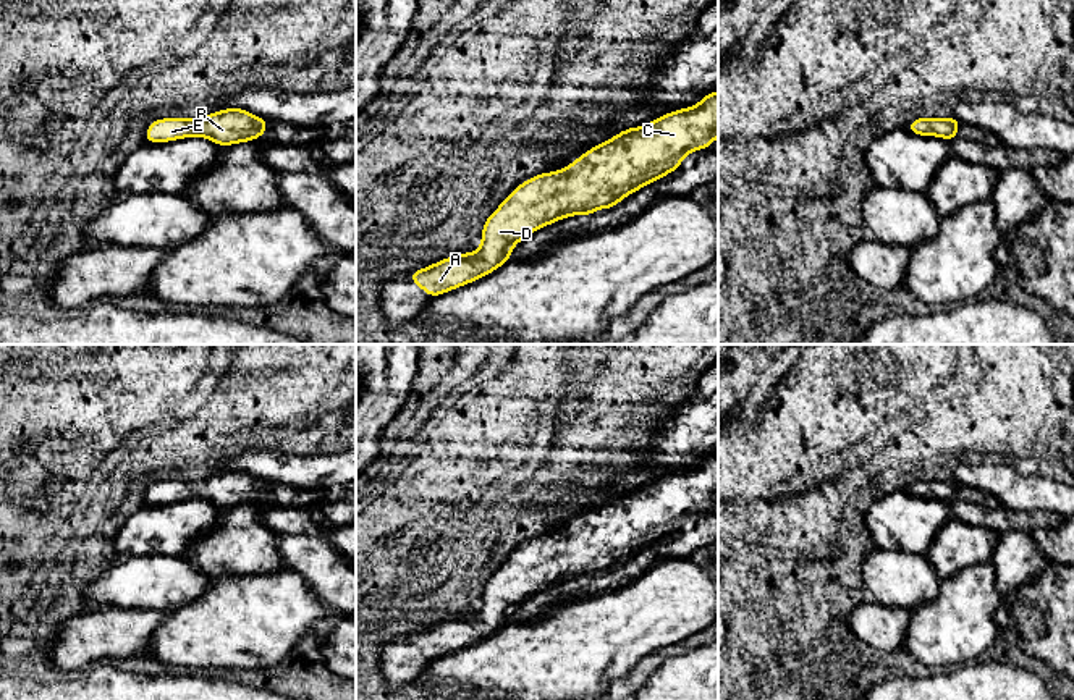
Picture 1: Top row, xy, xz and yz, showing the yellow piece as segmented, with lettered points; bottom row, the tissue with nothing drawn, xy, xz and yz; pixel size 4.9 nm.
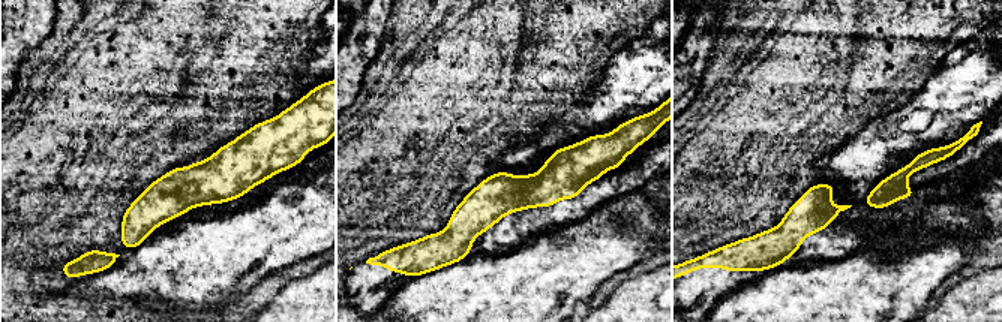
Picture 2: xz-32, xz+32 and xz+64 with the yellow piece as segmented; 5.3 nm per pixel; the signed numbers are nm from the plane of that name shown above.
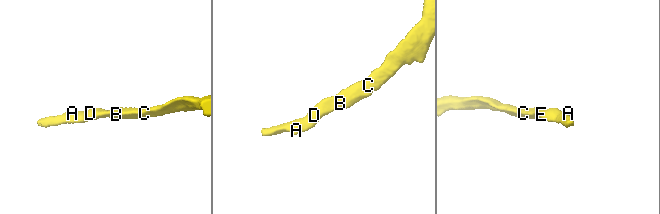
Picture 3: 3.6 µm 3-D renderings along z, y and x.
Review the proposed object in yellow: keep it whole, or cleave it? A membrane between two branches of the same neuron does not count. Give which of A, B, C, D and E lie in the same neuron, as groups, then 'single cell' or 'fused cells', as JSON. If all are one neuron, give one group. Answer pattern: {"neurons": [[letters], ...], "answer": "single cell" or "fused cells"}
{"neurons": [["A", "B", "C", "D", "E"]], "answer": "single cell"}

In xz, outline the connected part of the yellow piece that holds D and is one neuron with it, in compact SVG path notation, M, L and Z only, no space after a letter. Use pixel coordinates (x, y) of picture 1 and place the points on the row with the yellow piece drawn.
M718 91L707 94L697 105L681 108L647 123L628 128L613 139L592 147L566 170L540 173L518 186L485 220L482 244L476 252L443 259L427 268L416 270L409 280L435 297L461 285L477 281L506 264L513 246L535 230L571 215L590 215L597 209L611 209L621 199L649 183L679 168L683 158L694 150L713 144L718 136Z

